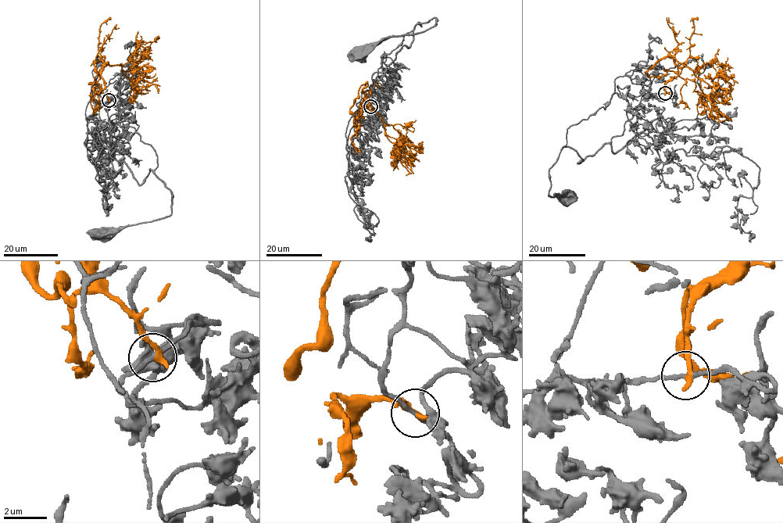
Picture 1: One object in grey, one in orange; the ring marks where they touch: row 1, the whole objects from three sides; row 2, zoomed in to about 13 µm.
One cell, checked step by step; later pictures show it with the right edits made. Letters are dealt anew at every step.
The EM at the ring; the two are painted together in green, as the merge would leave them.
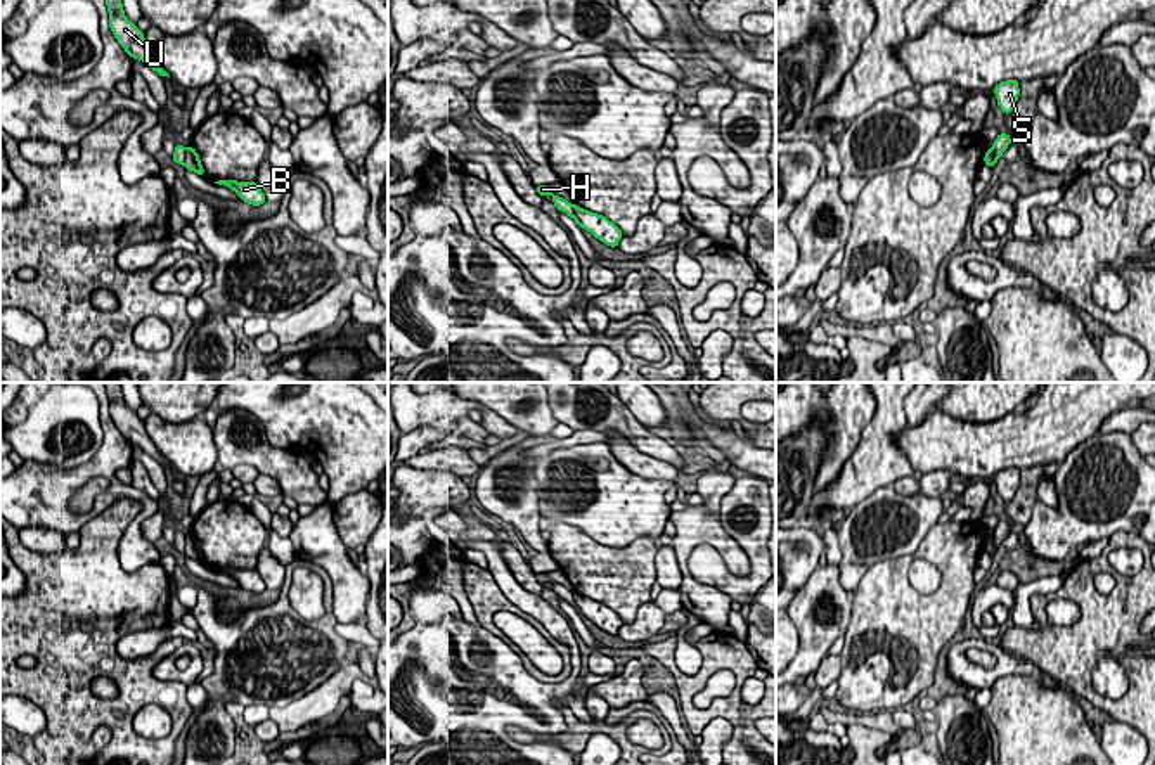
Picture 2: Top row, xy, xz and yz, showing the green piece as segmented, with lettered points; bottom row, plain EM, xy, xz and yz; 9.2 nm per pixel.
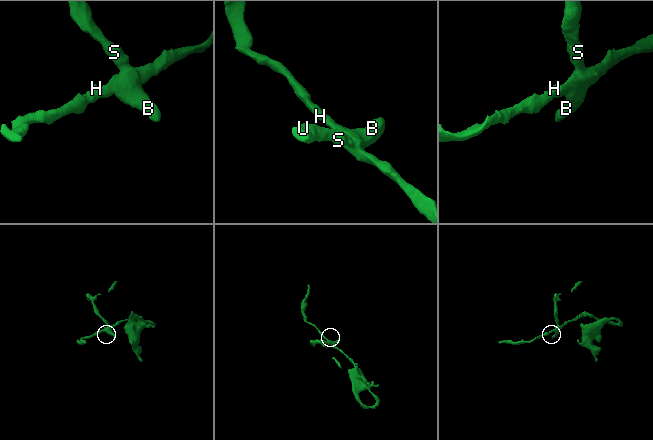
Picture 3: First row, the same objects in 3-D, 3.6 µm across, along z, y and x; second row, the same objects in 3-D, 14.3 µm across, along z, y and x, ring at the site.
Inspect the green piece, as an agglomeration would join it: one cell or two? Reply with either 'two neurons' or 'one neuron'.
two neurons

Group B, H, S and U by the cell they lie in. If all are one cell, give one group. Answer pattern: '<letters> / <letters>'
B S U / H

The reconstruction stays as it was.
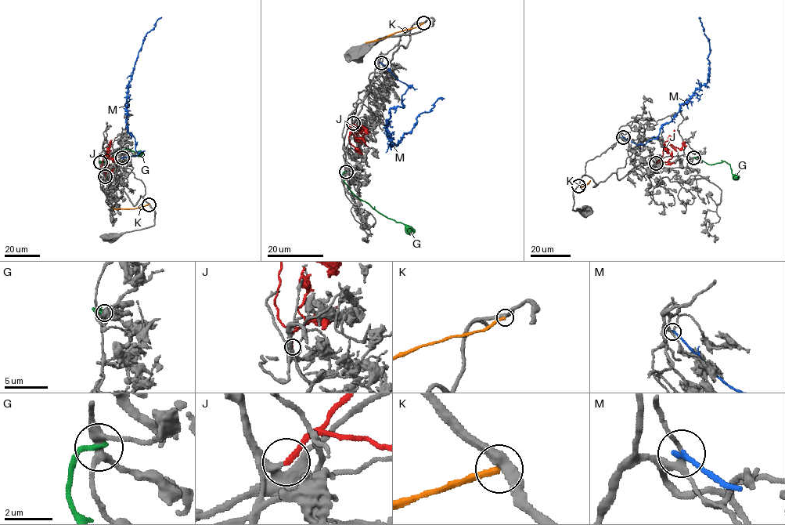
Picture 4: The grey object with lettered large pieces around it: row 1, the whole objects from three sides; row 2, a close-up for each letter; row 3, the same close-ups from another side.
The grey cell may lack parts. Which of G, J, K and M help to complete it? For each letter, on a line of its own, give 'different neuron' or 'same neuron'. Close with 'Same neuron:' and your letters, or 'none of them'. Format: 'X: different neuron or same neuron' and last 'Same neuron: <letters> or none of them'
G: different neuron
J: same neuron
K: different neuron
M: different neuron
Same neuron: J

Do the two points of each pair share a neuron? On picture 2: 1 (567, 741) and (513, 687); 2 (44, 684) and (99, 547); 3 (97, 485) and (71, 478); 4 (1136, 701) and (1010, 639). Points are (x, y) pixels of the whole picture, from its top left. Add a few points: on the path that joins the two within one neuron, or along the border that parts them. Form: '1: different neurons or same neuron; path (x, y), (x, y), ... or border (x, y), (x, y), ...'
1: different neurons; border (565, 713), (568, 729), (553, 734)
2: same neuron; path (61, 649), (61, 601), (80, 582)
3: different neurons; border (109, 480), (80, 487), (73, 513)
4: same neuron; path (1105, 705), (1041, 648)

